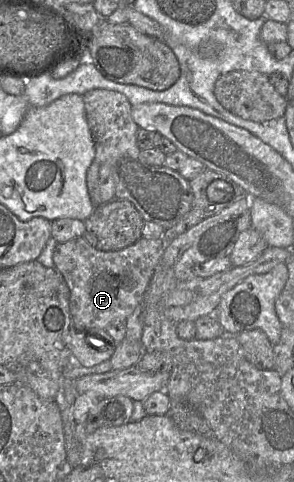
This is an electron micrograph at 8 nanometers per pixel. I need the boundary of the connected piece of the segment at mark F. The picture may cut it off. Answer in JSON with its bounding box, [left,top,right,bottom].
[54,237,165,330]

